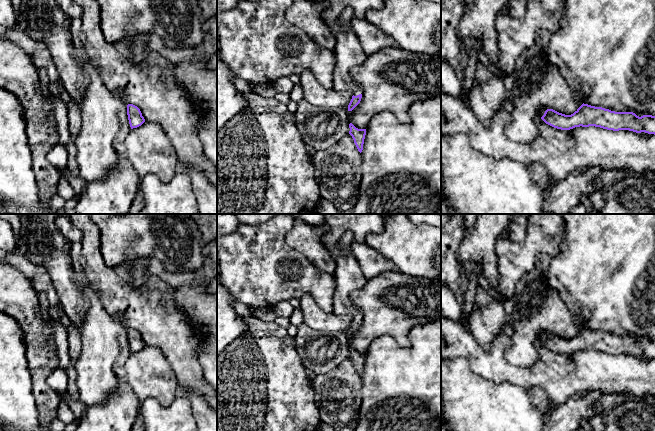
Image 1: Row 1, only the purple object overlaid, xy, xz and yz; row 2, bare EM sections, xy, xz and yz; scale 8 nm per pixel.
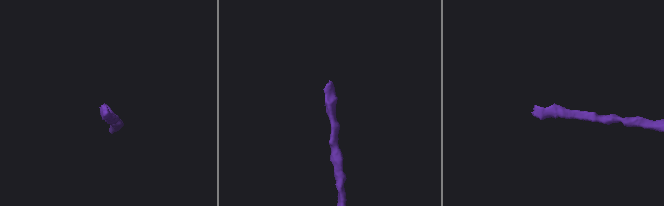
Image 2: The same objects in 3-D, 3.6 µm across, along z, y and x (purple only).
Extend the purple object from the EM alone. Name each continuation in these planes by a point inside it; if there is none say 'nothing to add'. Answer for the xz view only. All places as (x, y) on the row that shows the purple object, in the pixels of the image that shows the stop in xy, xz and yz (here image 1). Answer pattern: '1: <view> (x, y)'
1: xz (349, 53)

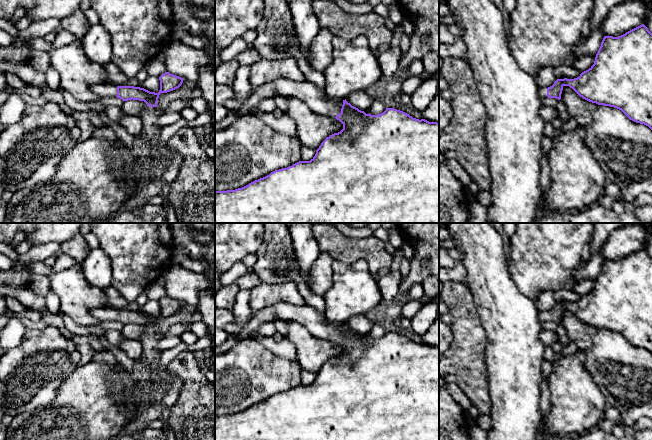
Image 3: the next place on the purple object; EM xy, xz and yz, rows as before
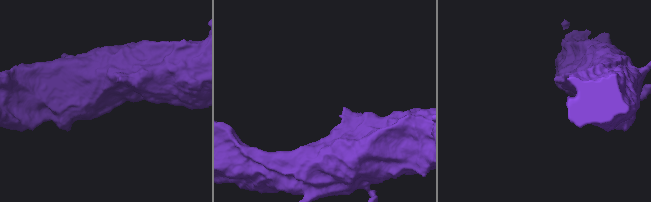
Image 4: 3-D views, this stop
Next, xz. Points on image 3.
1: xz (309, 93)

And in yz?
1: yz (542, 90)

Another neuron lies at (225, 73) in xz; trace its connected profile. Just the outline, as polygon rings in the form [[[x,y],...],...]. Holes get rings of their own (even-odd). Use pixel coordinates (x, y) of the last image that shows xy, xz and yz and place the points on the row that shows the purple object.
[[[232,59],[228,61],[221,61],[215,69],[215,84],[232,86],[236,78],[236,71],[239,68],[238,61]]]

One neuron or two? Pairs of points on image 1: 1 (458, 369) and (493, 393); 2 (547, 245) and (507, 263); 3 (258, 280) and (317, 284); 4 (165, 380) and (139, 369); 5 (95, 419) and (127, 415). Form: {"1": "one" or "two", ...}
{"1": "one", "2": "one", "3": "one", "4": "one", "5": "one"}

